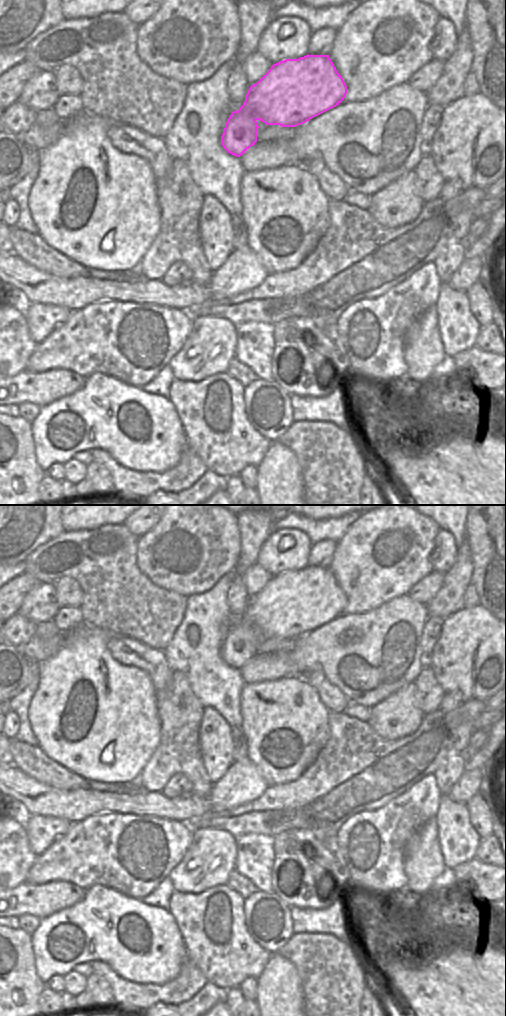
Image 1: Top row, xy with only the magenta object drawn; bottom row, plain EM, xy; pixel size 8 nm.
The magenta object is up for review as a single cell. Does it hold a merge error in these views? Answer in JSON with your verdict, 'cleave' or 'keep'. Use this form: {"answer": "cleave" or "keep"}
{"answer": "keep"}

